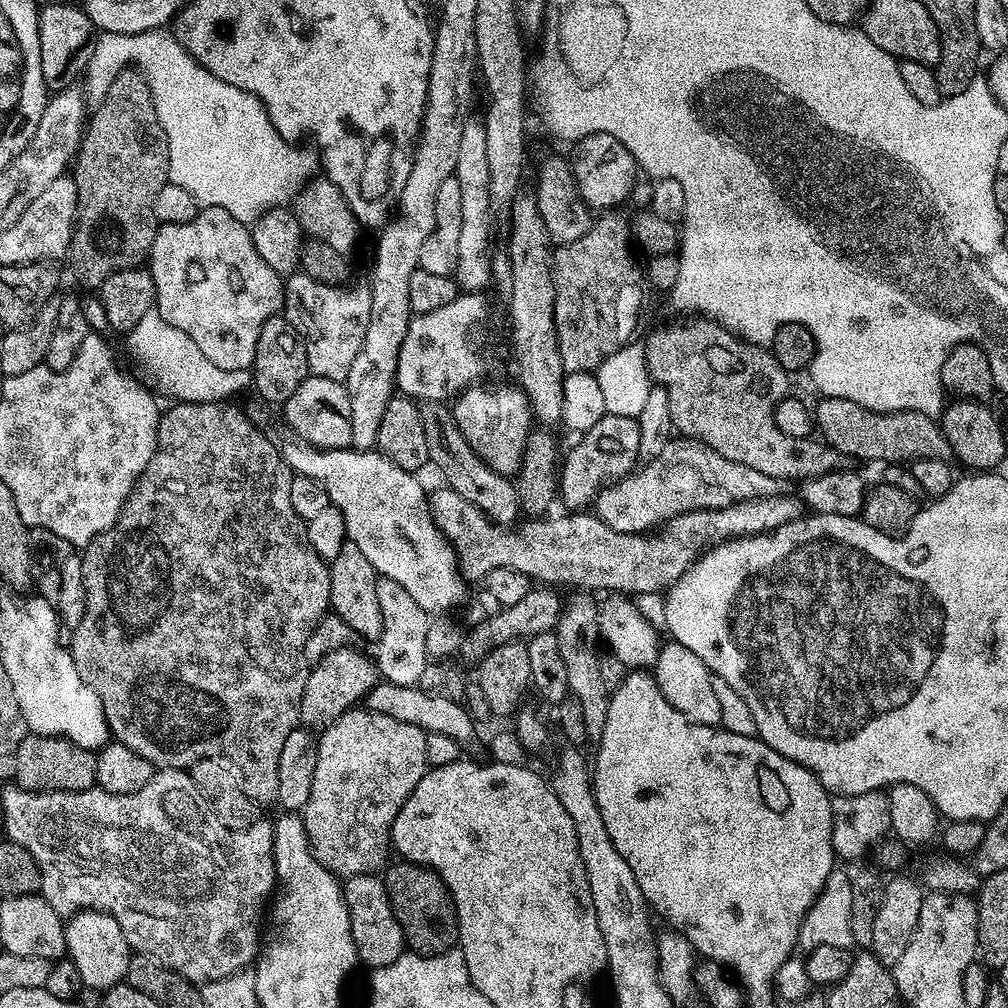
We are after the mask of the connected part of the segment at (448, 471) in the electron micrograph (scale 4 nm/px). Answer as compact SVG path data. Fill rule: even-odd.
M425 400L419 405L422 430L426 432L426 446L431 467L436 467L444 475L443 483L453 488L466 502L478 506L495 524L512 526L521 519L520 499L515 483L509 477L498 474L470 450L466 438L458 430L452 418L452 409L438 400ZM517 519L517 520L516 520ZM516 520L516 521L515 521Z

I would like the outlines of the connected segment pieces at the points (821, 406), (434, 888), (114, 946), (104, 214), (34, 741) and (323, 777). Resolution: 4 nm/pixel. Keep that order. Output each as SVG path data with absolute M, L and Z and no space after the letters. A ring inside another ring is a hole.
M825 396L817 401L817 404L814 404L815 431L823 443L841 452L845 458L852 459L853 456L856 460L882 460L881 462L911 462L926 458L947 461L953 459L952 447L939 423L926 414L918 414L918 410L871 412L866 410L866 406L858 406L858 402L850 402L850 398L834 398L833 396Z
M392 862L382 879L394 918L398 918L398 926L404 931L404 943L411 951L418 956L440 956L457 947L460 923L456 920L452 892L433 868L420 862Z
M85 908L67 917L64 925L66 930L66 956L78 966L78 974L82 974L85 988L105 989L121 983L127 977L128 963L134 955L122 934L122 926L110 918L110 914L99 912L93 908Z
M133 67L123 68L118 78L110 82L110 90L106 90L104 99L95 107L96 113L93 116L91 113L87 121L80 140L80 151L74 161L80 206L76 210L76 229L67 254L67 259L72 260L73 274L92 290L99 289L100 283L110 278L110 274L143 265L149 259L158 227L155 203L162 186L170 183L166 134L162 130L162 122L158 122L154 98L142 73Z
M25 735L24 741L16 747L15 760L15 783L27 792L81 792L97 787L96 752L62 736Z
M363 706L343 712L319 733L314 782L302 815L312 853L326 870L338 878L347 878L367 872L379 873L389 863L394 818L430 767L426 758L427 737L428 733L410 722L398 722L398 718L389 718L386 714L374 714Z

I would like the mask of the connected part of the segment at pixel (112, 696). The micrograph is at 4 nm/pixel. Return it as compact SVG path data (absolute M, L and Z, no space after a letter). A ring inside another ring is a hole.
M176 402L171 405L173 408L169 412L167 409L161 415L160 425L156 431L156 453L154 458L150 458L146 470L137 478L135 486L132 487L132 492L128 495L128 500L124 504L124 509L120 512L120 517L114 521L111 528L105 530L100 536L95 536L89 542L87 548L83 549L82 578L84 579L84 589L86 590L86 606L82 614L82 622L78 622L78 626L71 629L72 642L70 651L72 653L72 661L82 678L82 682L86 682L86 686L90 686L90 690L94 690L94 694L98 694L98 698L102 702L102 710L106 714L108 731L114 737L115 743L130 746L130 750L134 750L134 754L142 754L142 758L149 760L157 769L179 768L184 770L202 758L218 758L219 756L226 758L230 762L234 762L236 767L246 777L248 794L255 799L257 805L271 804L272 806L277 803L278 758L281 757L282 746L285 745L286 738L289 737L290 732L294 731L300 724L300 707L302 706L302 694L304 693L304 676L302 671L300 672L300 664L302 665L306 638L310 638L314 626L318 626L321 618L329 615L330 612L330 574L328 573L329 565L326 561L308 545L305 521L301 520L298 514L294 514L294 505L290 503L290 486L292 485L294 473L288 464L285 463L281 449L279 447L275 448L248 421L247 414L239 412L232 404L234 403L205 402L202 404L185 404L183 402Z

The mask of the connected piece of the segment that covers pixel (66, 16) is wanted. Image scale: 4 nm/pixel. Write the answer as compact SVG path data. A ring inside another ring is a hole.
M48 4L40 8L38 22L38 38L42 50L42 78L49 93L61 92L63 88L71 88L85 73L97 28L87 16L83 7L72 4Z

